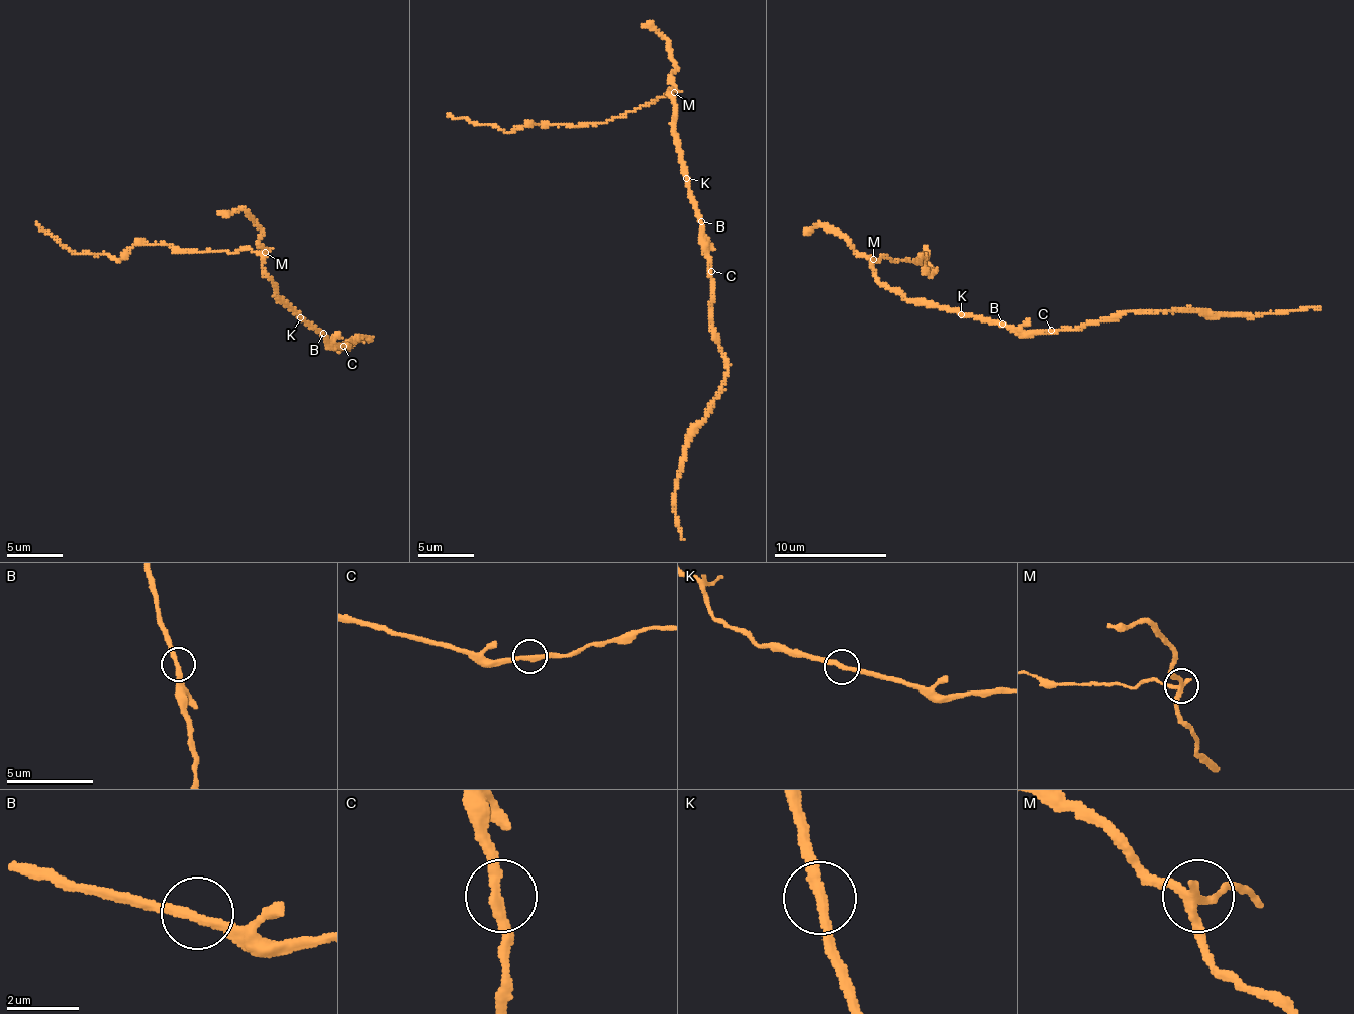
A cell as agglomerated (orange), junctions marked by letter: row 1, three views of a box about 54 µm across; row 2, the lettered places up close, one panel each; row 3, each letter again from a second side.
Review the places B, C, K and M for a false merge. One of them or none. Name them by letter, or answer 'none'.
M

